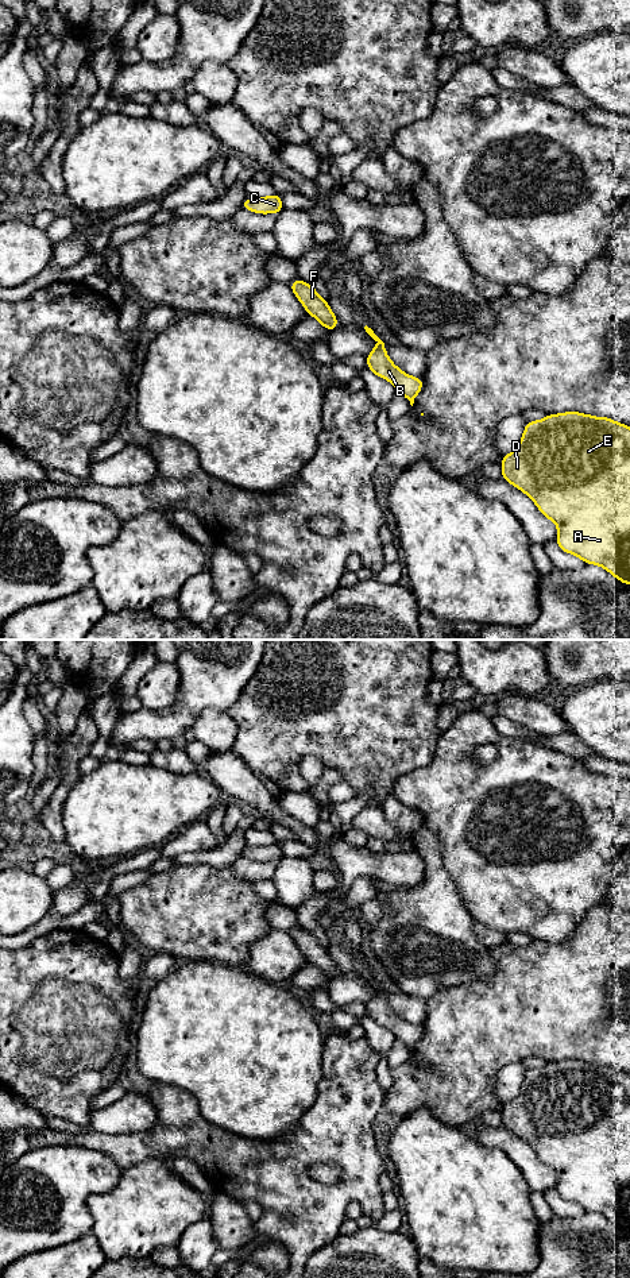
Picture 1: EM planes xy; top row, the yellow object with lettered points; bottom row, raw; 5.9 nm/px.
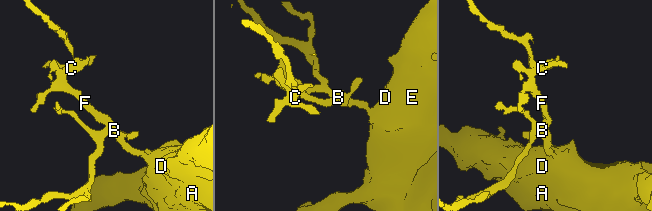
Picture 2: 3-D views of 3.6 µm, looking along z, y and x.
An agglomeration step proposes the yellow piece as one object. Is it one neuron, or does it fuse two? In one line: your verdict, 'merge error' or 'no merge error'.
no merge error

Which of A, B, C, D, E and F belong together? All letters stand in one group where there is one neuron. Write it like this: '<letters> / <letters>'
A B C D E F

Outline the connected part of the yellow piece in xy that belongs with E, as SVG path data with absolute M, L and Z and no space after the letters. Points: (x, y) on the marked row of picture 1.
M577 412L548 414L540 421L527 421L519 445L502 457L502 478L529 495L542 516L557 525L556 543L561 551L576 555L585 564L603 567L623 584L630 584L630 426L607 417L594 417Z

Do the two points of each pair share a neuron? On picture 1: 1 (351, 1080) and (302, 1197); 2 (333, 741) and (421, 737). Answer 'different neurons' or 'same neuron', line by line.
1: same neuron
2: same neuron

